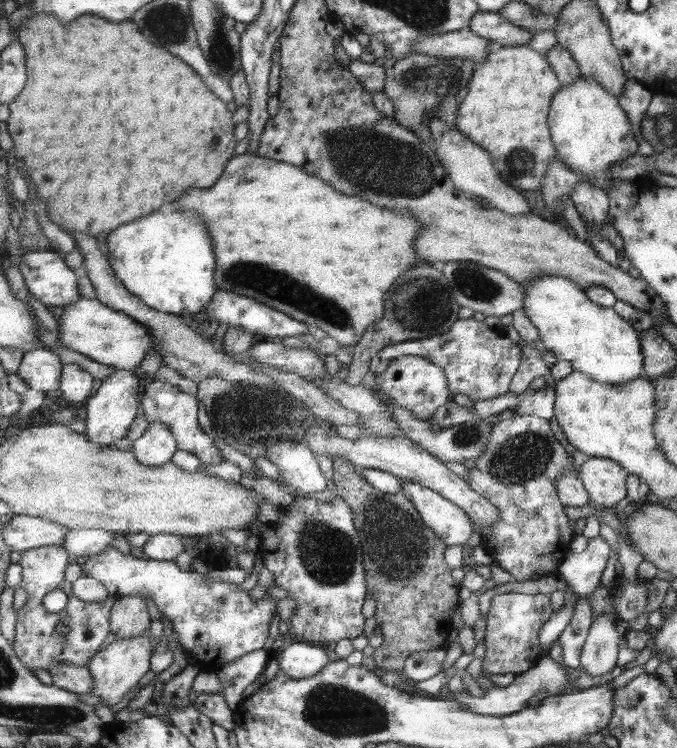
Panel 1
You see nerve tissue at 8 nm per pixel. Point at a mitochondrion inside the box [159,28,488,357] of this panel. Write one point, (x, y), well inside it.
(376, 165)

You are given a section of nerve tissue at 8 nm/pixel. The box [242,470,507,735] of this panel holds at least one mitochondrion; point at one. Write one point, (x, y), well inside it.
(395, 543)

